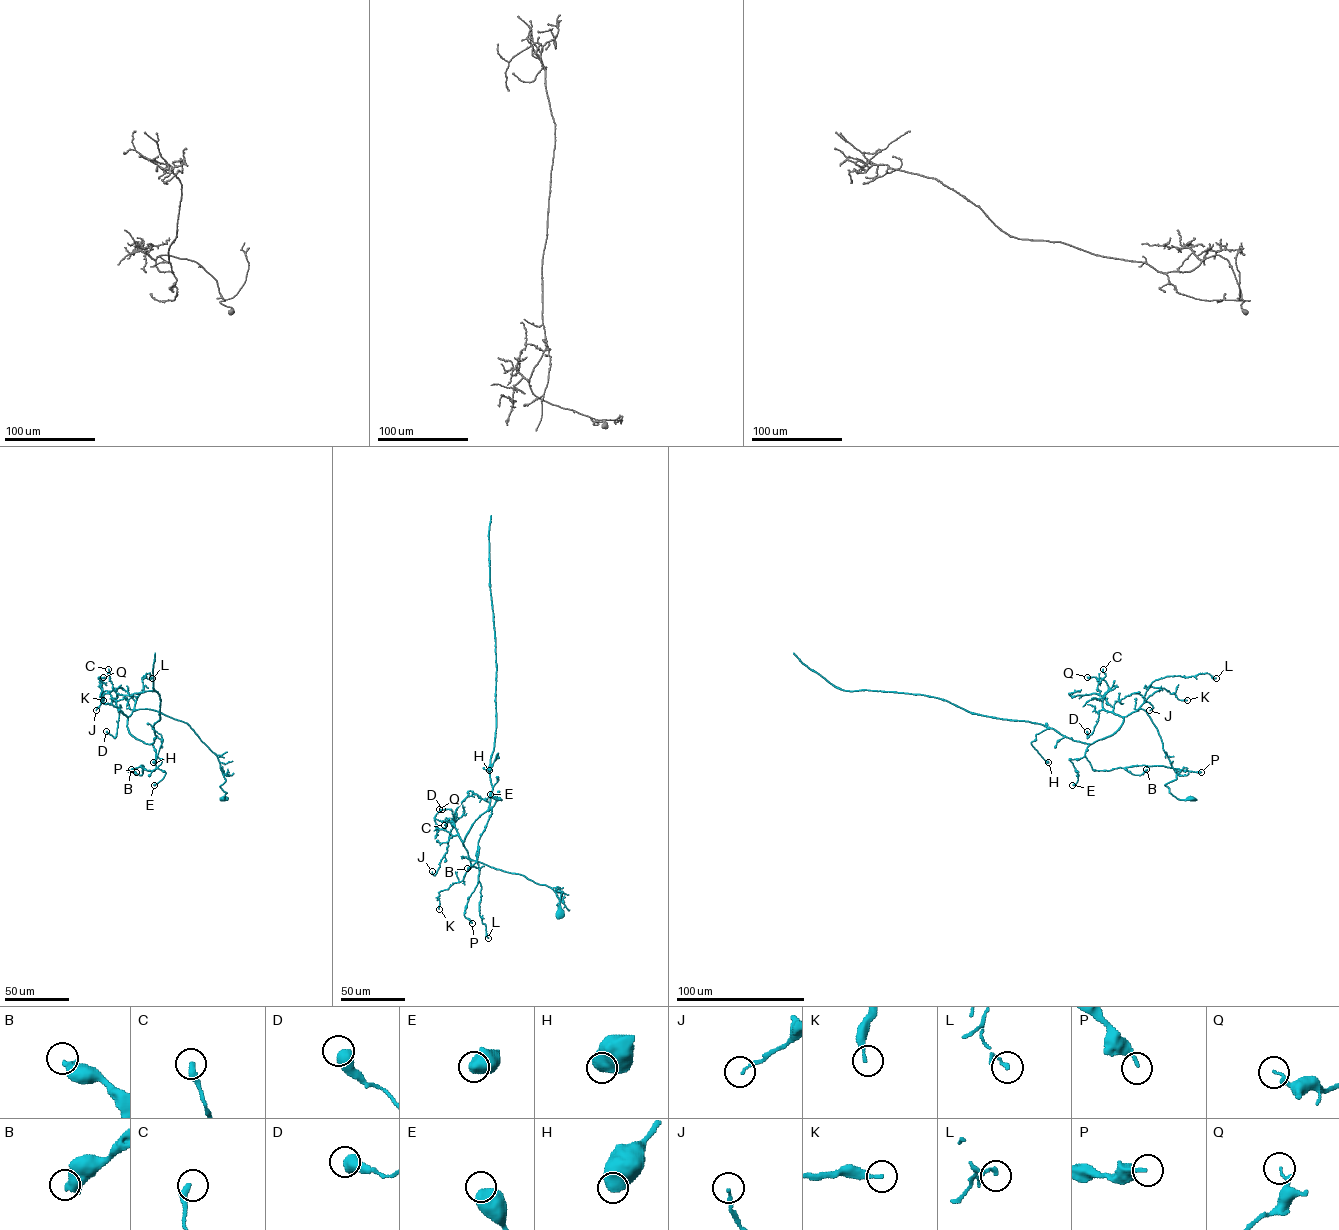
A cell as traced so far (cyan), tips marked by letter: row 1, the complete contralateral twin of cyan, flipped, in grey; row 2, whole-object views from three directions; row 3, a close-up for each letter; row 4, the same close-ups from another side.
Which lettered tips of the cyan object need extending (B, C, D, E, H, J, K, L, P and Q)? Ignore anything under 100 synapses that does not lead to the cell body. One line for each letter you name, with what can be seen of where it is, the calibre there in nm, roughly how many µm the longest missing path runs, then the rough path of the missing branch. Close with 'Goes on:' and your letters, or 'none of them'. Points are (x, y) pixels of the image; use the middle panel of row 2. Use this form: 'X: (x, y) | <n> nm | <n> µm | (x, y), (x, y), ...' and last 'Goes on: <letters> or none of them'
Goes on: none of them

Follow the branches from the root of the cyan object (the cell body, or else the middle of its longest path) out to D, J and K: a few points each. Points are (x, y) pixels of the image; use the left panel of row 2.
D: (224, 799), (218, 757), (186, 723), (148, 709), (128, 716), (118, 710), (116, 736), (106, 731)
J: (224, 799), (220, 786), (225, 779), (218, 757), (186, 723), (148, 709), (127, 716), (108, 693), (96, 710)
K: (224, 799), (218, 757), (186, 723), (135, 709), (121, 688), (105, 690), (103, 700)

